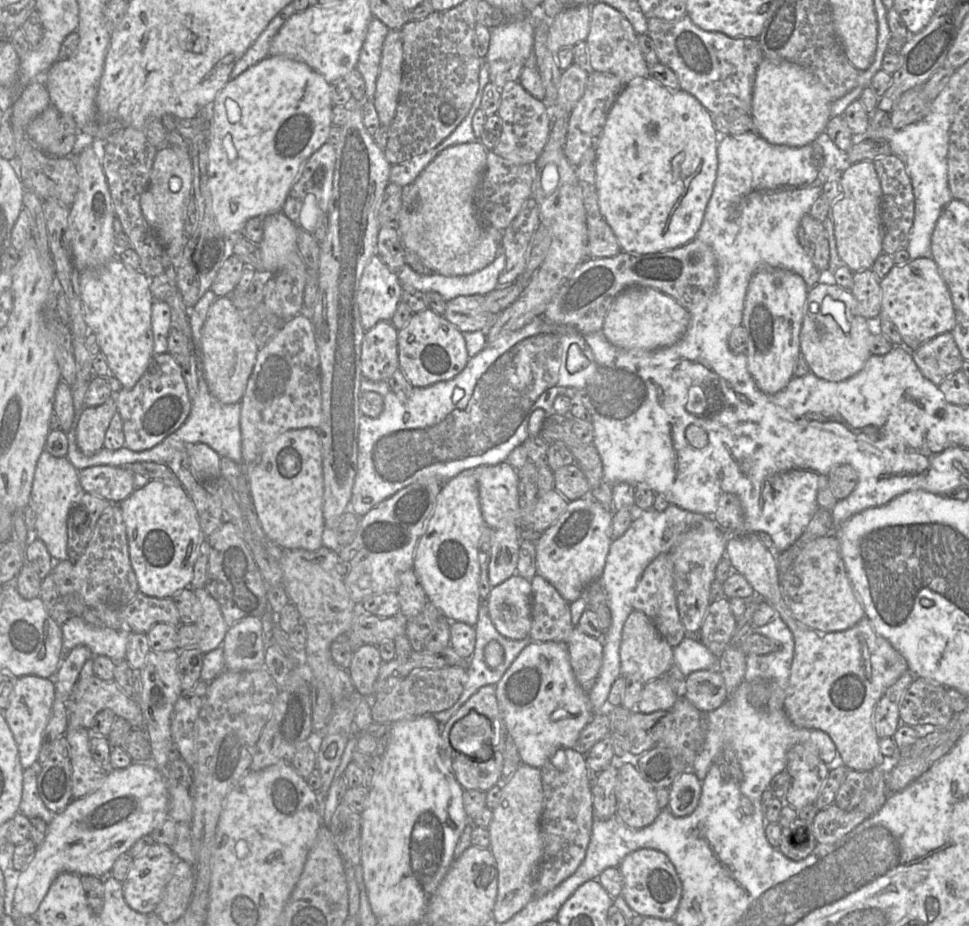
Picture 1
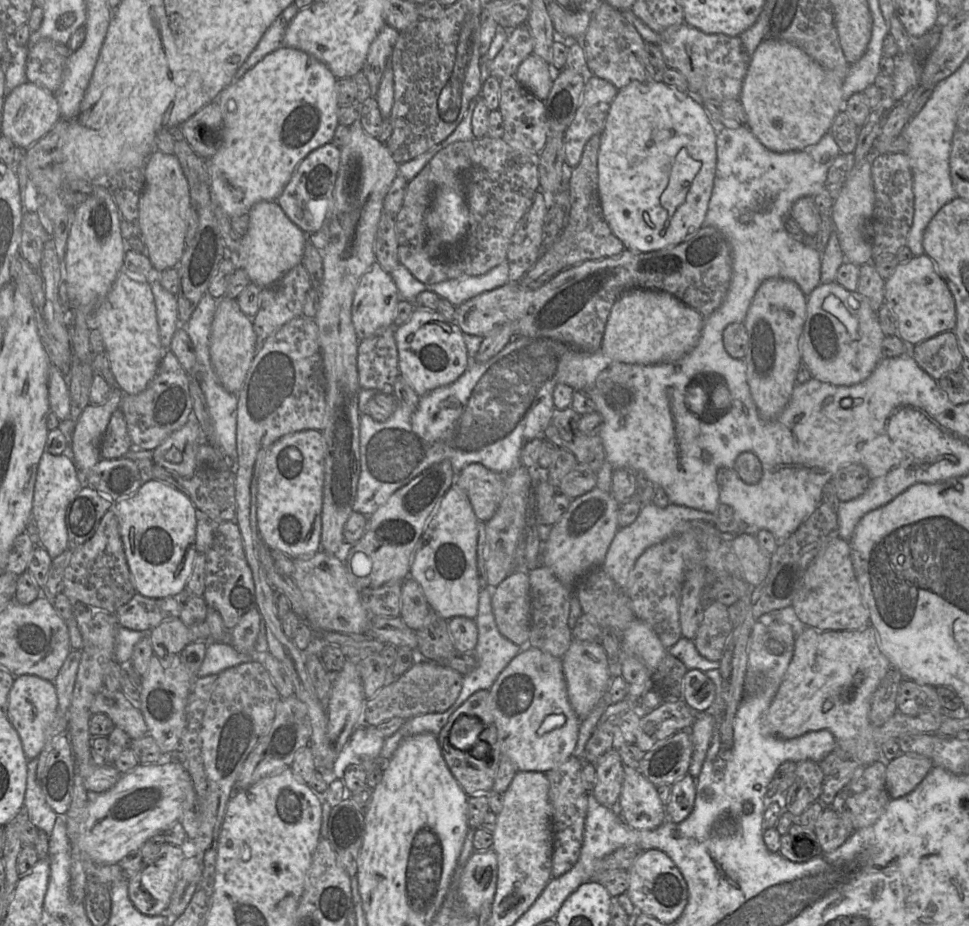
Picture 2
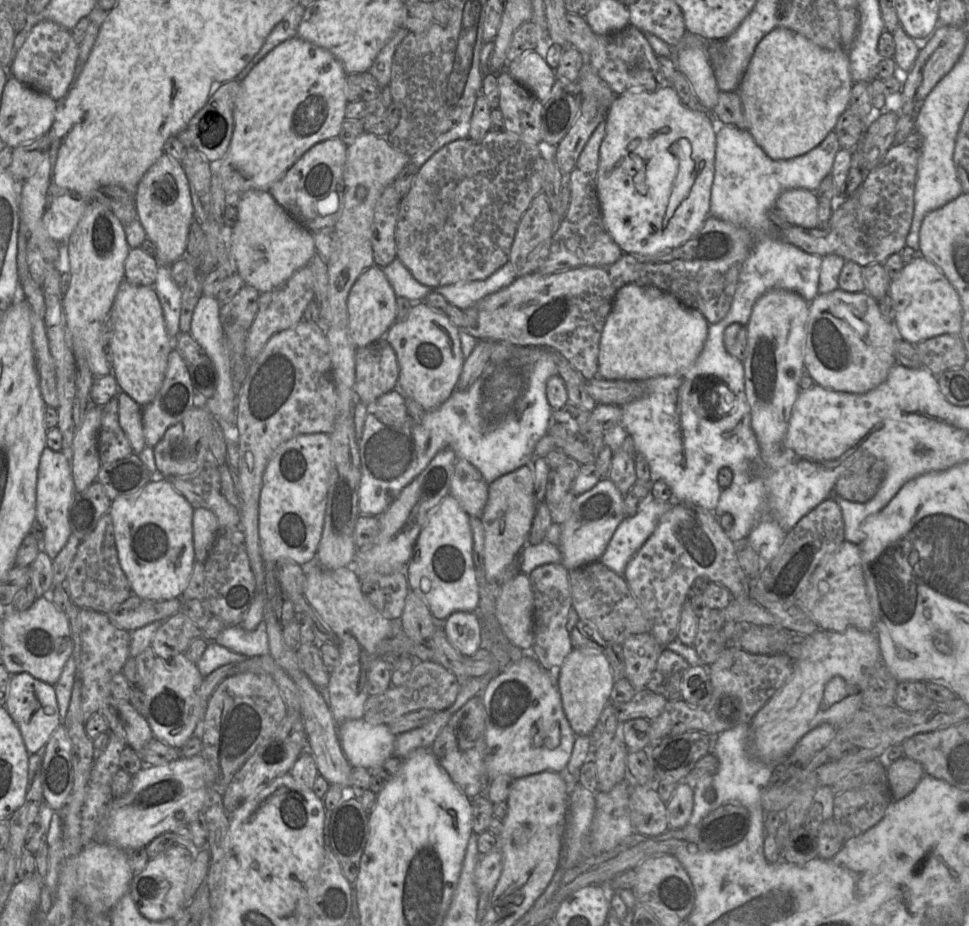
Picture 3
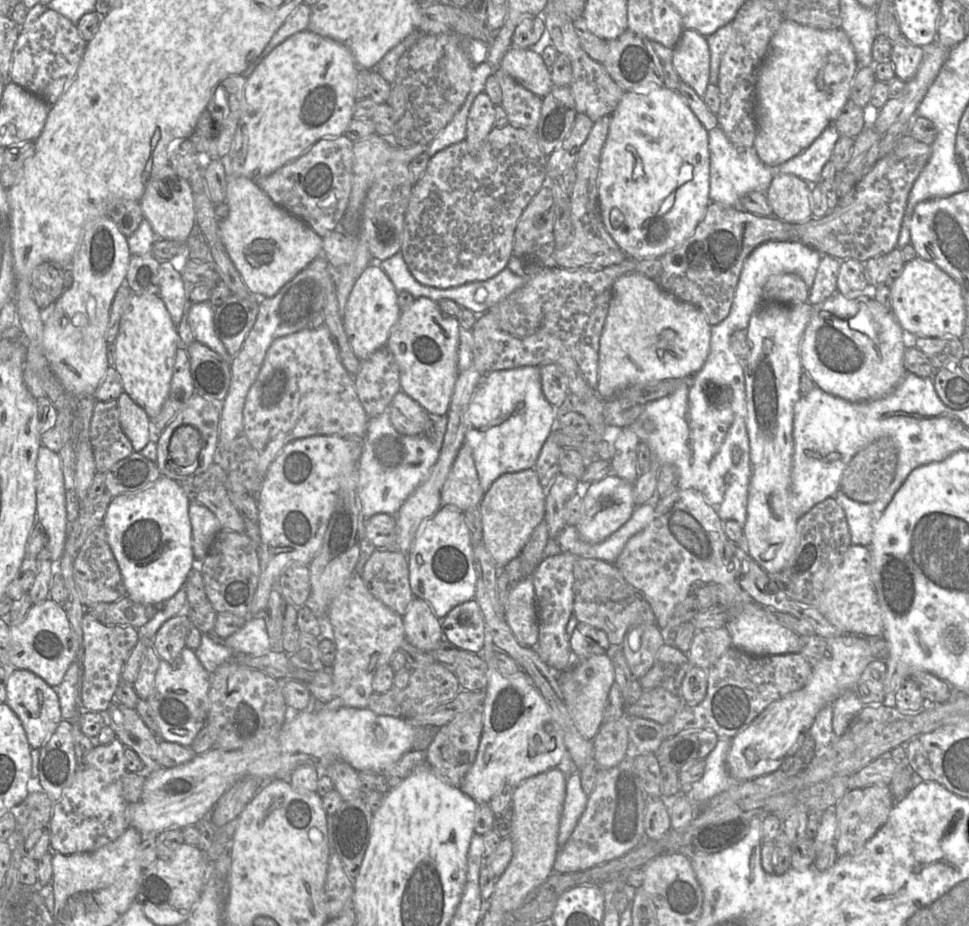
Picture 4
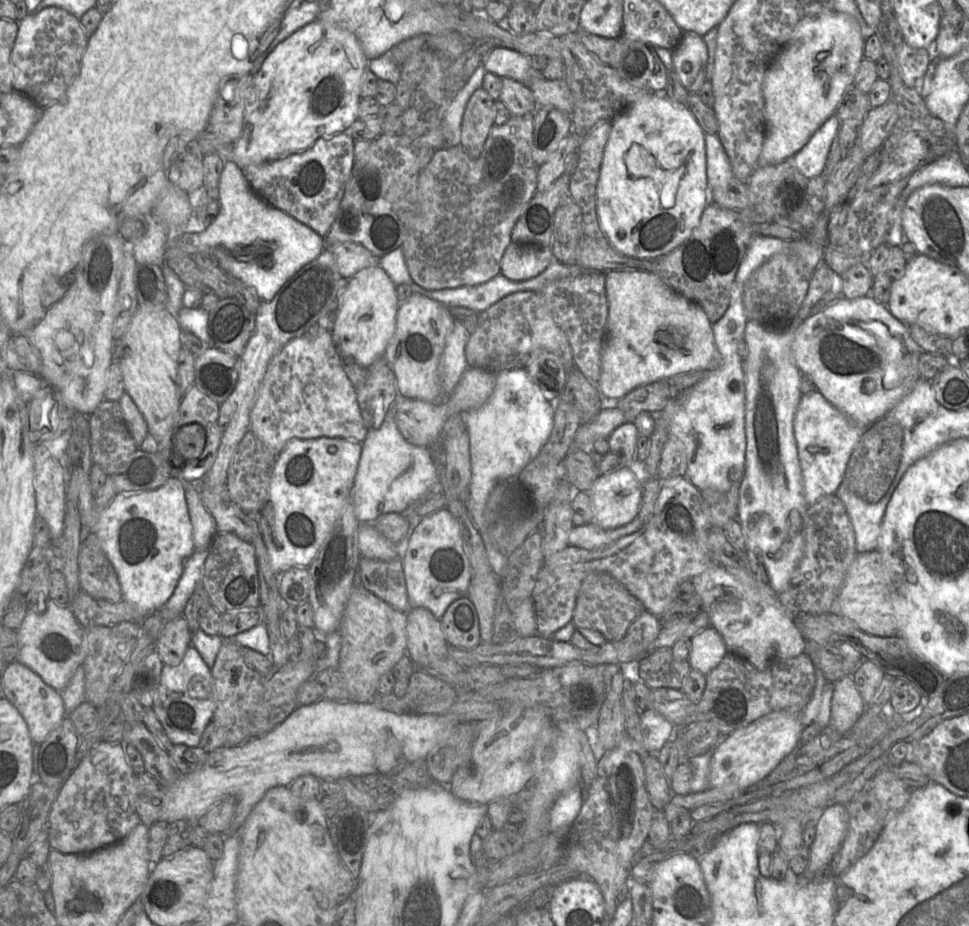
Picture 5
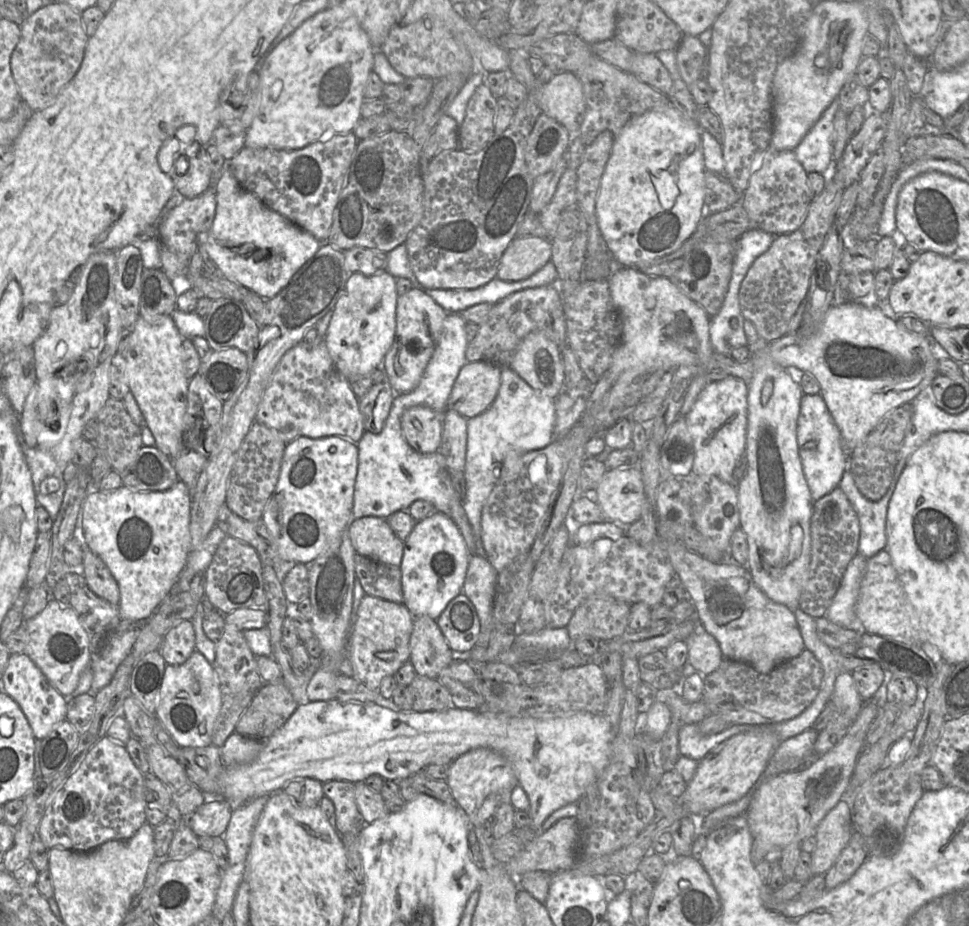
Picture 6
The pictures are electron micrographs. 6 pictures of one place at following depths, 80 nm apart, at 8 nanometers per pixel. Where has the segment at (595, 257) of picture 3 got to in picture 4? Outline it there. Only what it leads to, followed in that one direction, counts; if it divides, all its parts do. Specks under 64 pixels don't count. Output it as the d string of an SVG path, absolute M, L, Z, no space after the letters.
M609 116L598 119L578 152L575 163L576 179L570 195L572 232L564 246L555 247L552 265L566 269L600 270L620 264L627 257L605 228L599 206L597 178L609 126Z

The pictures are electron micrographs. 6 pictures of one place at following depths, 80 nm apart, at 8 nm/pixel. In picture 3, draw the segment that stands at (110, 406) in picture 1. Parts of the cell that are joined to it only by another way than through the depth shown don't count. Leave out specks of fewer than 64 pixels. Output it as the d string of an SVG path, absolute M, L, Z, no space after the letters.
M91 405L87 409L82 425L74 435L71 470L77 492L86 490L96 481L101 466L97 444L101 425L101 407Z

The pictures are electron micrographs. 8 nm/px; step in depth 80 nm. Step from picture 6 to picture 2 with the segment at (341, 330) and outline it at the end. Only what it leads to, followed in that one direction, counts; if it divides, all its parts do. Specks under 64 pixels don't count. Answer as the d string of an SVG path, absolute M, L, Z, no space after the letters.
M376 261L366 271L355 291L352 303L352 323L356 335L361 341L376 333L380 328L394 326L393 321L396 314L397 303L400 299L397 286L391 277Z

